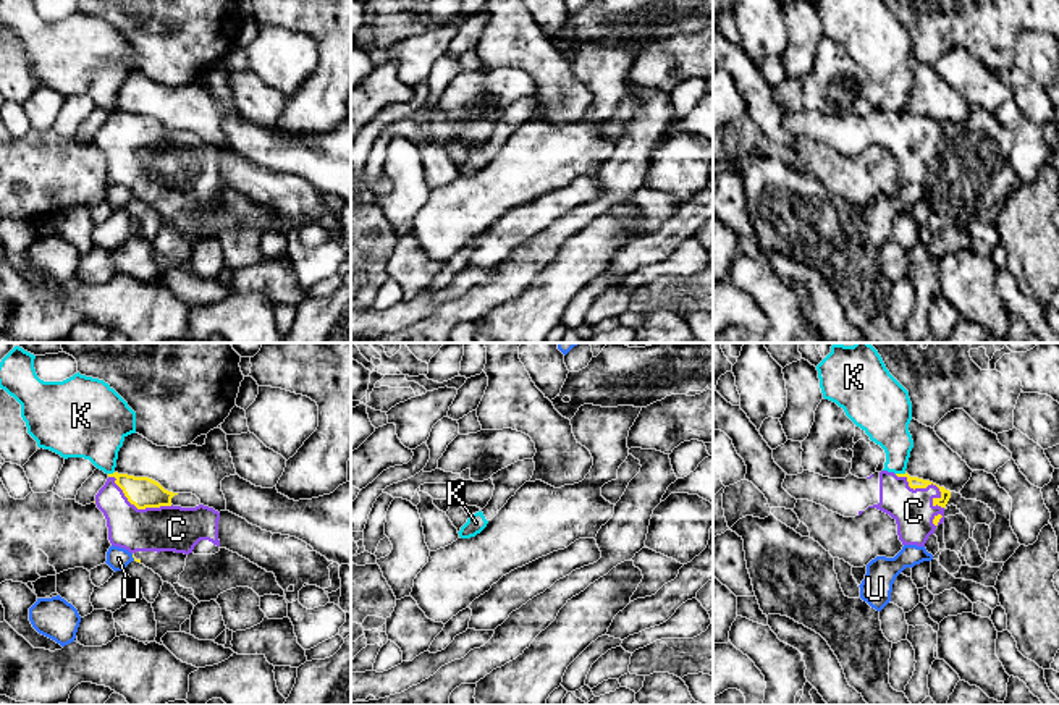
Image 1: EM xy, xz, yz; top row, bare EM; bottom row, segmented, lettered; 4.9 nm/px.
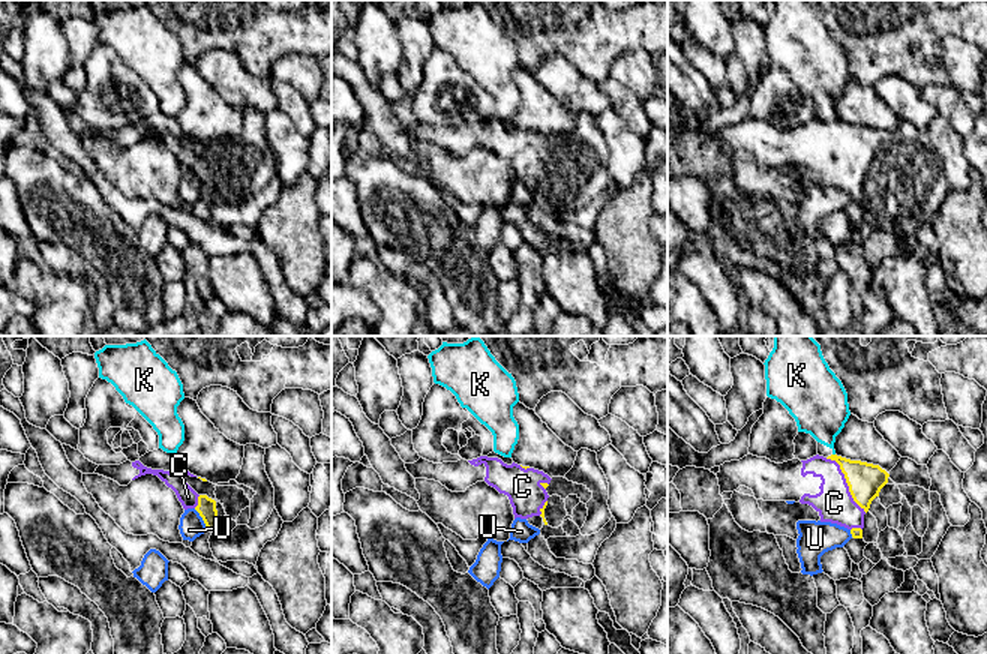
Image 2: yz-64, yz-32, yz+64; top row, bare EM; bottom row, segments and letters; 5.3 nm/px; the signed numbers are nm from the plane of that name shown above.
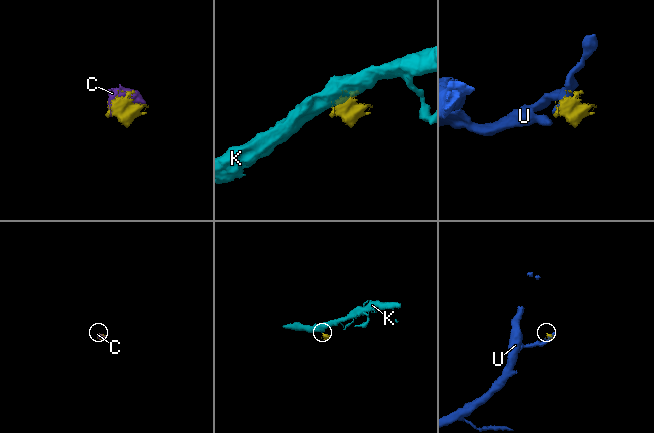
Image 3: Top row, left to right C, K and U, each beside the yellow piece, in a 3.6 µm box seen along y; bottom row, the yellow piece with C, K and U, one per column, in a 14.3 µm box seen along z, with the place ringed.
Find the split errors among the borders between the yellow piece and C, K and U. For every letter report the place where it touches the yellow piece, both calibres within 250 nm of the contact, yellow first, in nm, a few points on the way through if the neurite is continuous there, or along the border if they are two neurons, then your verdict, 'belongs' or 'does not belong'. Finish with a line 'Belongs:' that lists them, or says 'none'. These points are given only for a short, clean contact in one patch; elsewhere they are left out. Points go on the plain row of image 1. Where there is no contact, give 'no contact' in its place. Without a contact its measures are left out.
C: yz (928, 122) | 60/200 nm | belongs
K: yz (901, 112) | 60/200 nm | along yz (906, 110), (896, 112) | does not belong
U: xy (133, 194) | 20/110 nm | does not belong
Belongs: C

